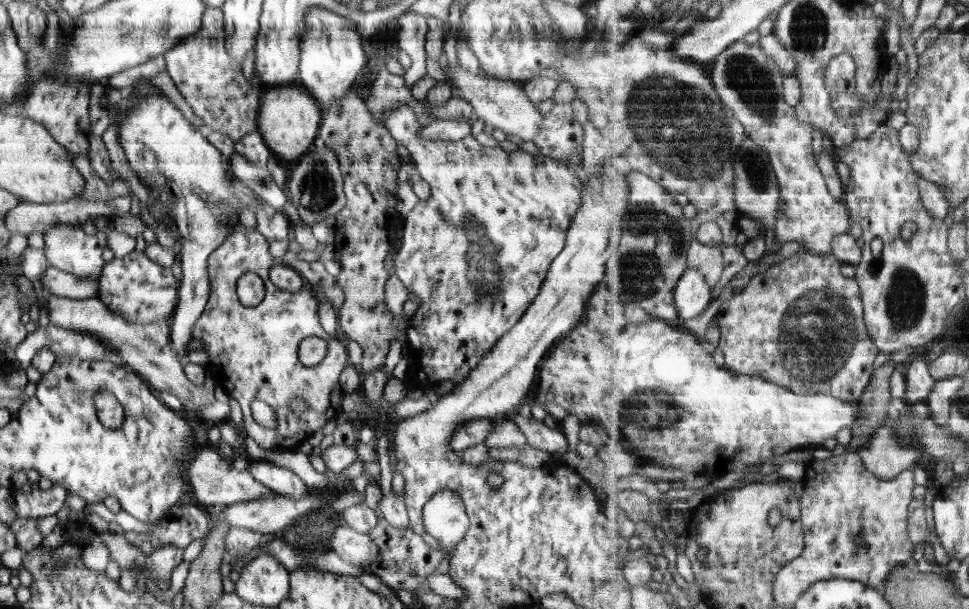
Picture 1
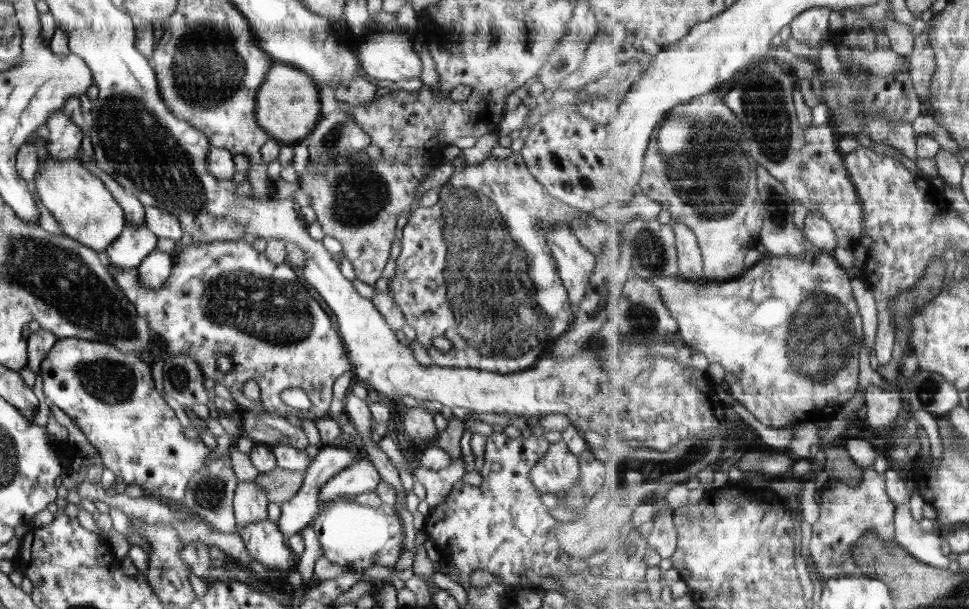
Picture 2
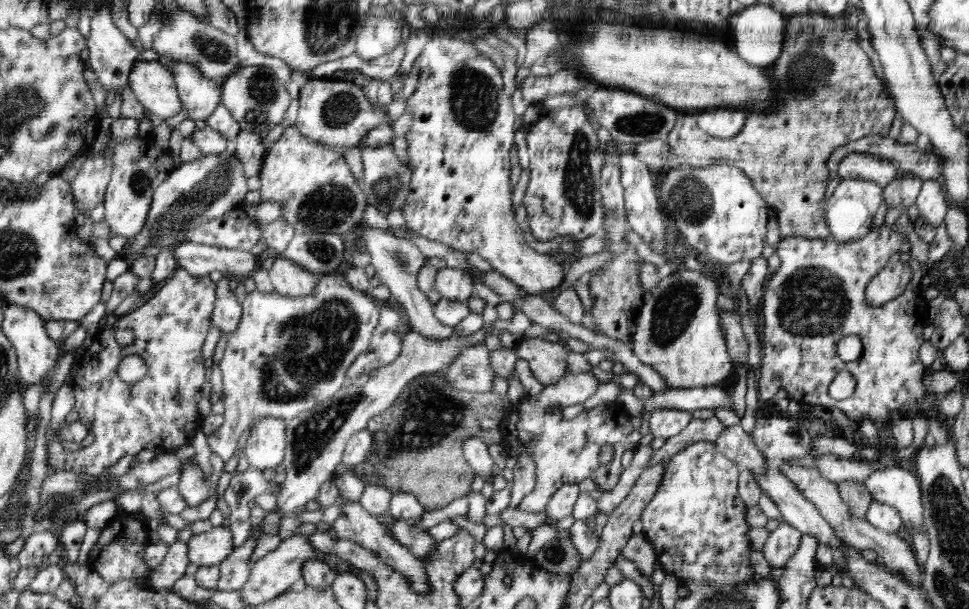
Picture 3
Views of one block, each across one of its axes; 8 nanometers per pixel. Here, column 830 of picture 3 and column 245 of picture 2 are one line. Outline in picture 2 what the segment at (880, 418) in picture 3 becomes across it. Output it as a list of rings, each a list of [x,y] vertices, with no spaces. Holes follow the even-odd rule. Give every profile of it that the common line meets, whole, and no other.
[[[242,238],[240,240],[218,240],[215,242],[207,242],[206,244],[197,244],[192,243],[191,245],[186,246],[186,248],[177,251],[175,255],[175,265],[170,271],[170,277],[168,281],[164,283],[164,286],[160,289],[146,289],[142,283],[140,283],[140,277],[138,277],[138,268],[130,269],[128,271],[122,271],[122,269],[116,269],[115,266],[111,264],[104,263],[106,270],[110,272],[110,276],[114,278],[114,282],[118,284],[120,292],[126,296],[127,300],[134,303],[134,306],[137,310],[138,316],[146,319],[146,322],[149,324],[150,330],[154,330],[156,334],[160,334],[164,338],[165,347],[165,356],[172,357],[178,356],[179,354],[190,354],[190,356],[200,365],[201,371],[205,378],[212,378],[218,384],[223,384],[230,390],[232,398],[239,404],[243,409],[245,408],[254,408],[261,404],[264,407],[266,413],[269,413],[275,417],[286,417],[289,413],[293,413],[294,409],[289,405],[284,403],[280,399],[280,394],[282,390],[286,388],[302,388],[306,392],[308,398],[311,400],[312,406],[308,410],[296,410],[298,417],[302,419],[311,419],[320,420],[320,419],[330,419],[330,402],[332,402],[332,386],[336,382],[337,378],[340,378],[344,372],[351,370],[351,360],[349,359],[347,348],[343,343],[343,340],[340,338],[339,332],[335,332],[332,328],[332,320],[330,316],[322,309],[322,306],[310,295],[308,292],[307,282],[300,282],[298,276],[294,273],[294,270],[288,265],[288,263],[283,262],[282,264],[274,264],[271,260],[268,260],[268,257],[265,256],[265,253],[258,253],[253,247],[252,242],[249,239]],[[220,356],[229,356],[234,363],[234,368],[228,373],[222,373],[216,367],[216,360]],[[247,380],[255,380],[256,384],[259,386],[259,395],[260,398],[257,401],[248,400],[242,396],[242,385]]]

